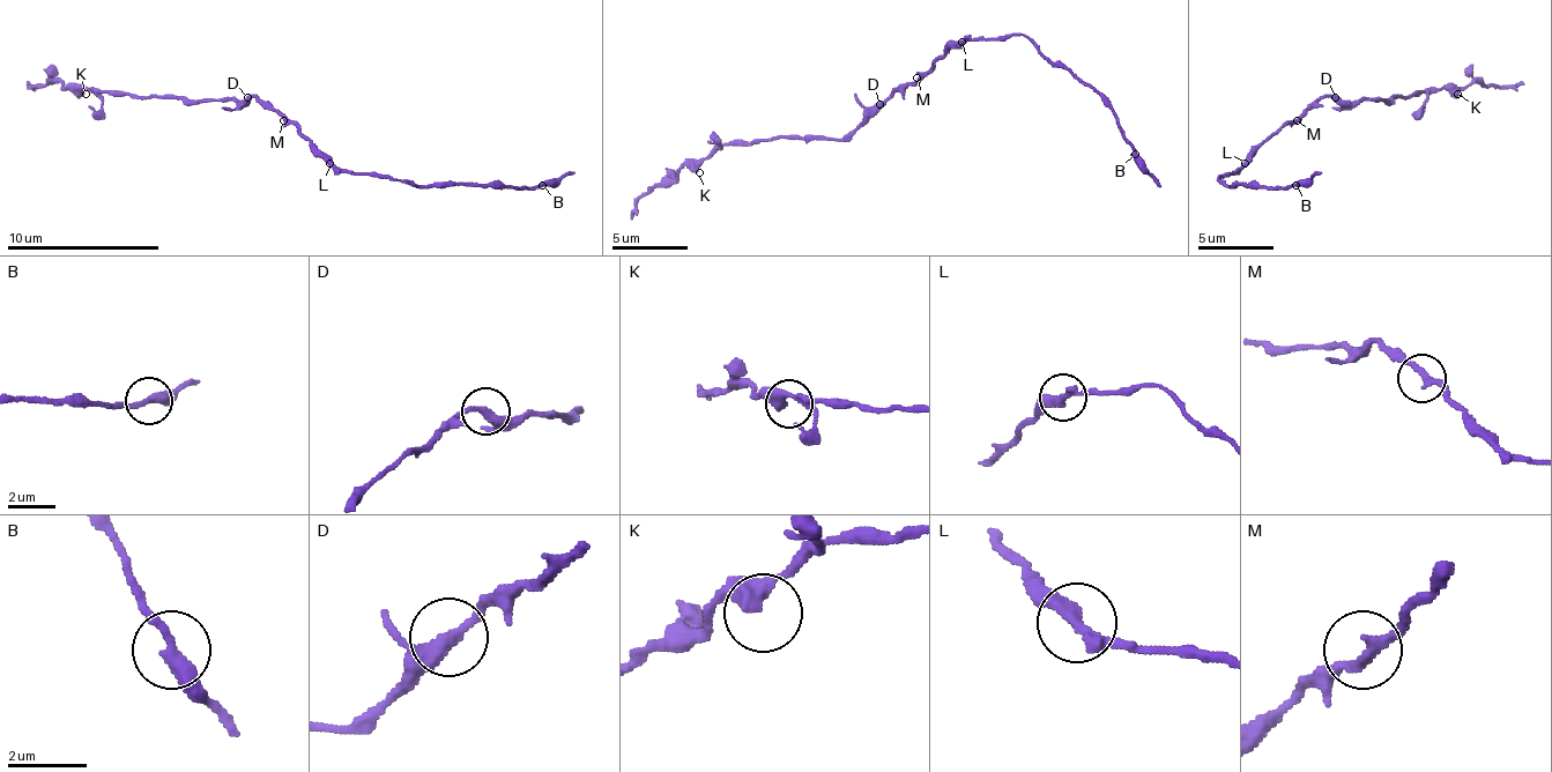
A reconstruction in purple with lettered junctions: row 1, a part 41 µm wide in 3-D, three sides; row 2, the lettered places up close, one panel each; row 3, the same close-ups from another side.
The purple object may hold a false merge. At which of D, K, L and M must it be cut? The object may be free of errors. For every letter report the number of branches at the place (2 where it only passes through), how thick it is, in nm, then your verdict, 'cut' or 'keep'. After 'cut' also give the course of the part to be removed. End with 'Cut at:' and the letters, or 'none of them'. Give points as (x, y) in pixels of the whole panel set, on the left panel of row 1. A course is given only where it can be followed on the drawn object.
D: branches 3; calibre 280 nm; keep
K: branches 2; calibre 400 nm; keep
L: branches 2; calibre 340 nm; keep
M: branches 2; calibre 280 nm; keep
Cut at: none of them

